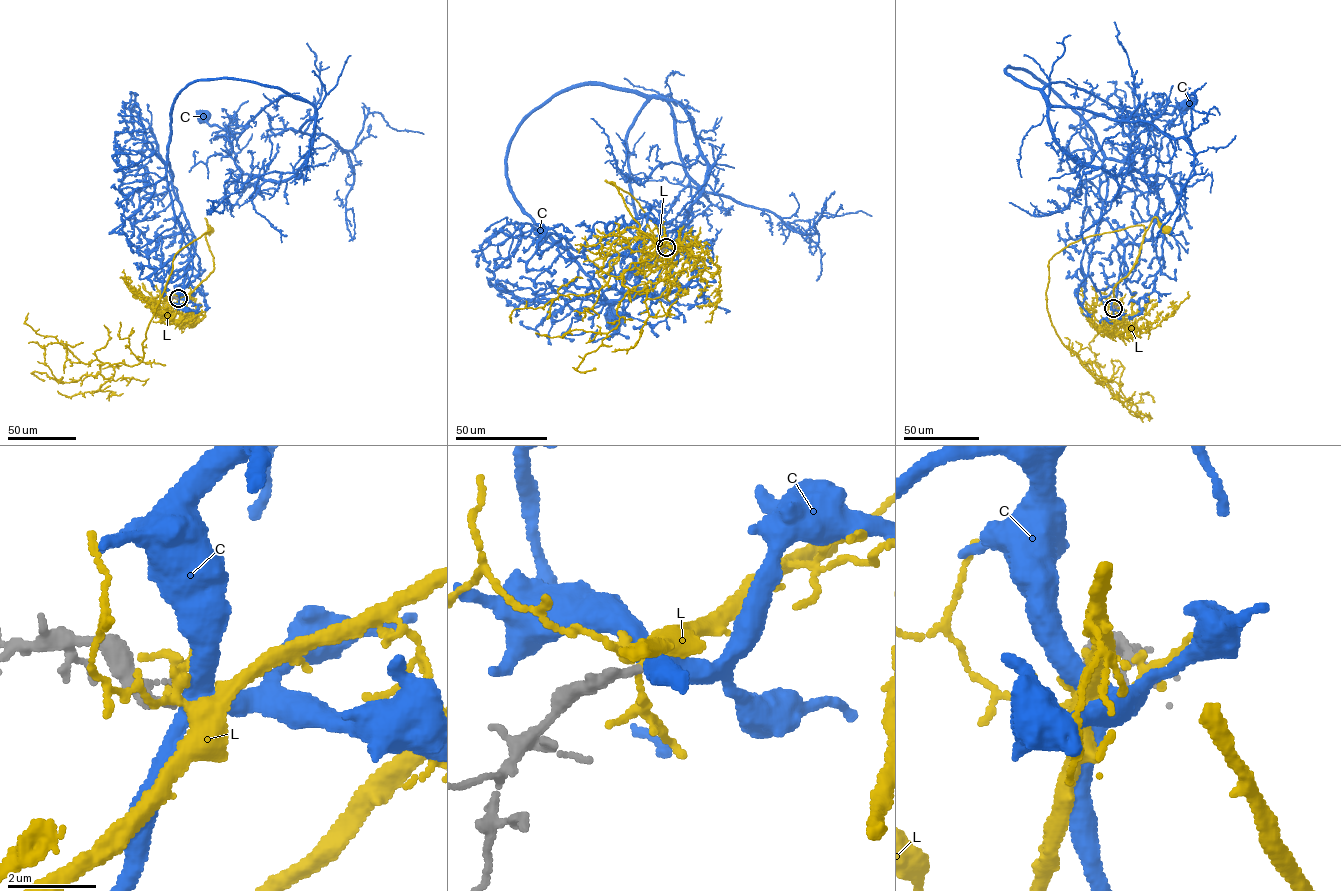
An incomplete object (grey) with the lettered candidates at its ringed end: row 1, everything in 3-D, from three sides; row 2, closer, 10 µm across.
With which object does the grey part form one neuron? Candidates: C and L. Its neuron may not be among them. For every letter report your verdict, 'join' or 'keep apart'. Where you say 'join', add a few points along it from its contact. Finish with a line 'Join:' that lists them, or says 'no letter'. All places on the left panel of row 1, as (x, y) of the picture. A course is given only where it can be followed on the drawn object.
C: keep apart
L: keep apart
Join: no letter

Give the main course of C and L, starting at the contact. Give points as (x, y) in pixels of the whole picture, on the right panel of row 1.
C: (1113, 308), (1124, 250), (1101, 215), (1103, 150), (1048, 85), (1006, 68), (1150, 129), (1186, 104)
L: (1113, 308), (1114, 288), (1136, 261), (1143, 235), (1154, 217), (1167, 229)

